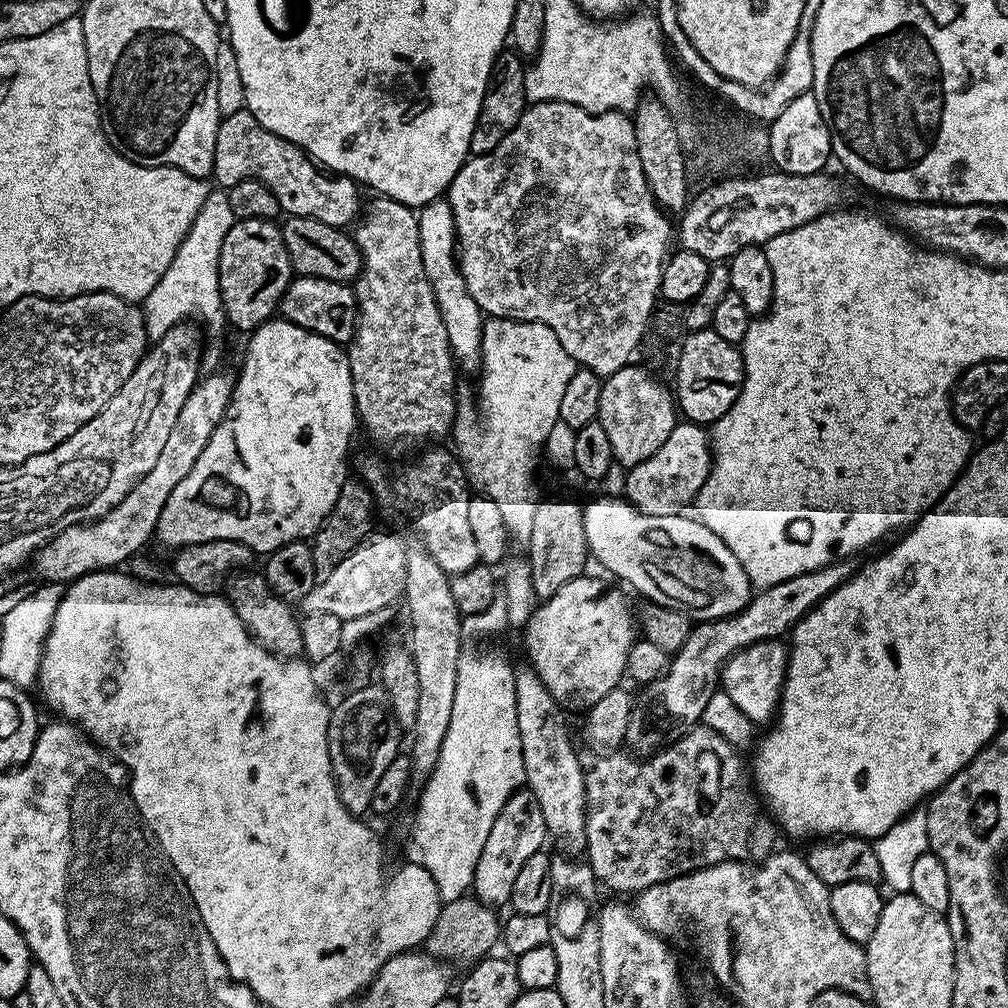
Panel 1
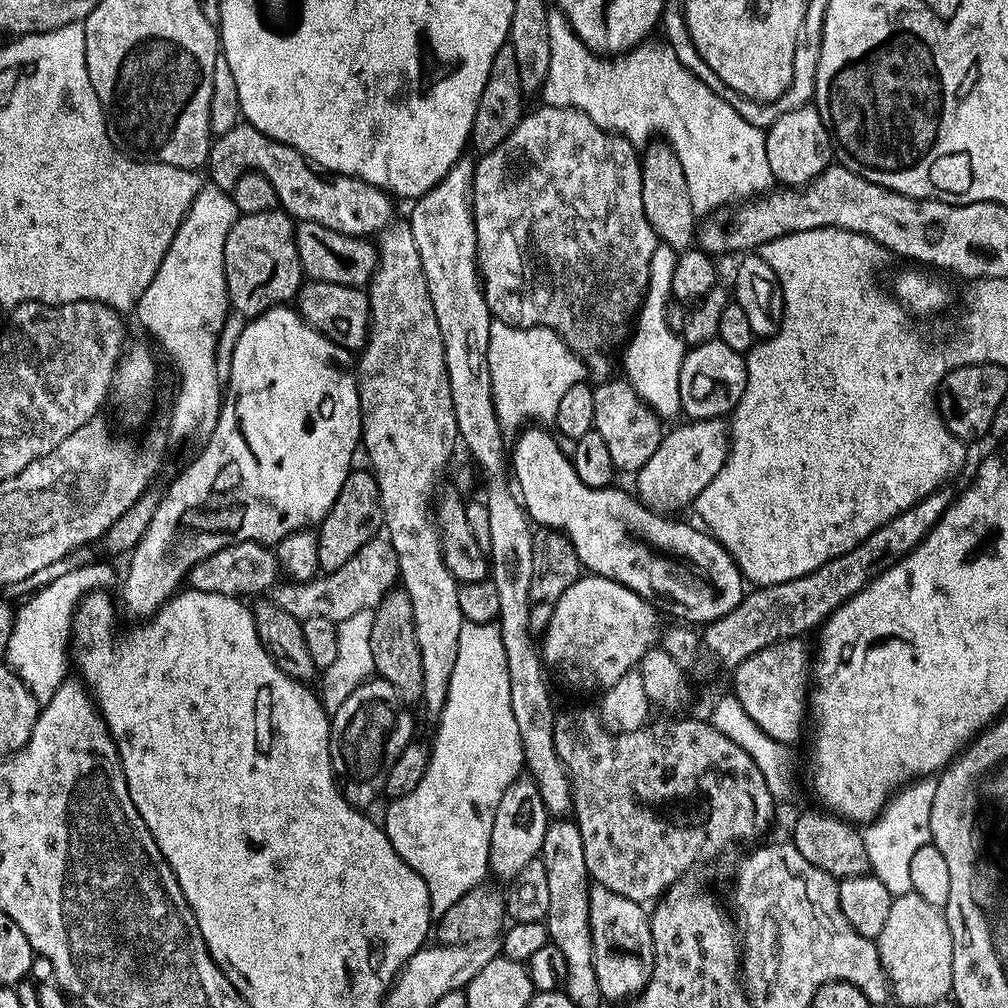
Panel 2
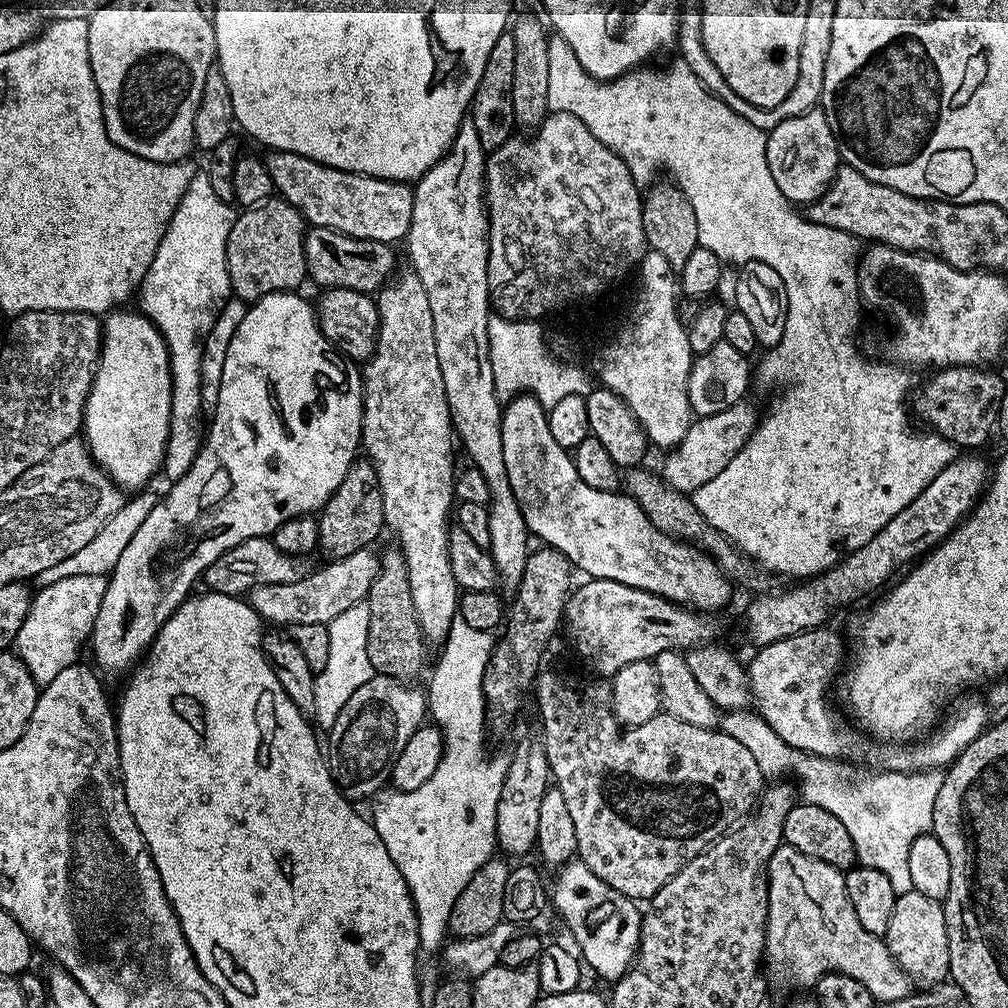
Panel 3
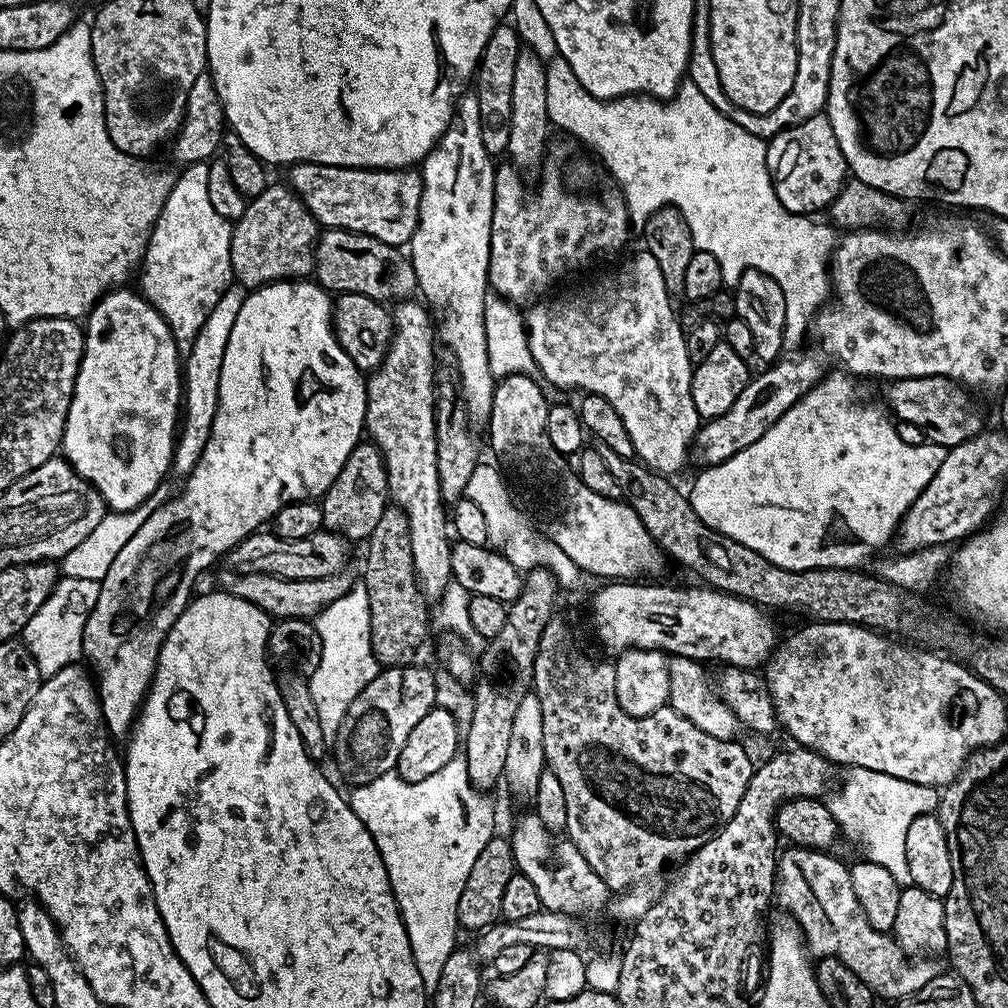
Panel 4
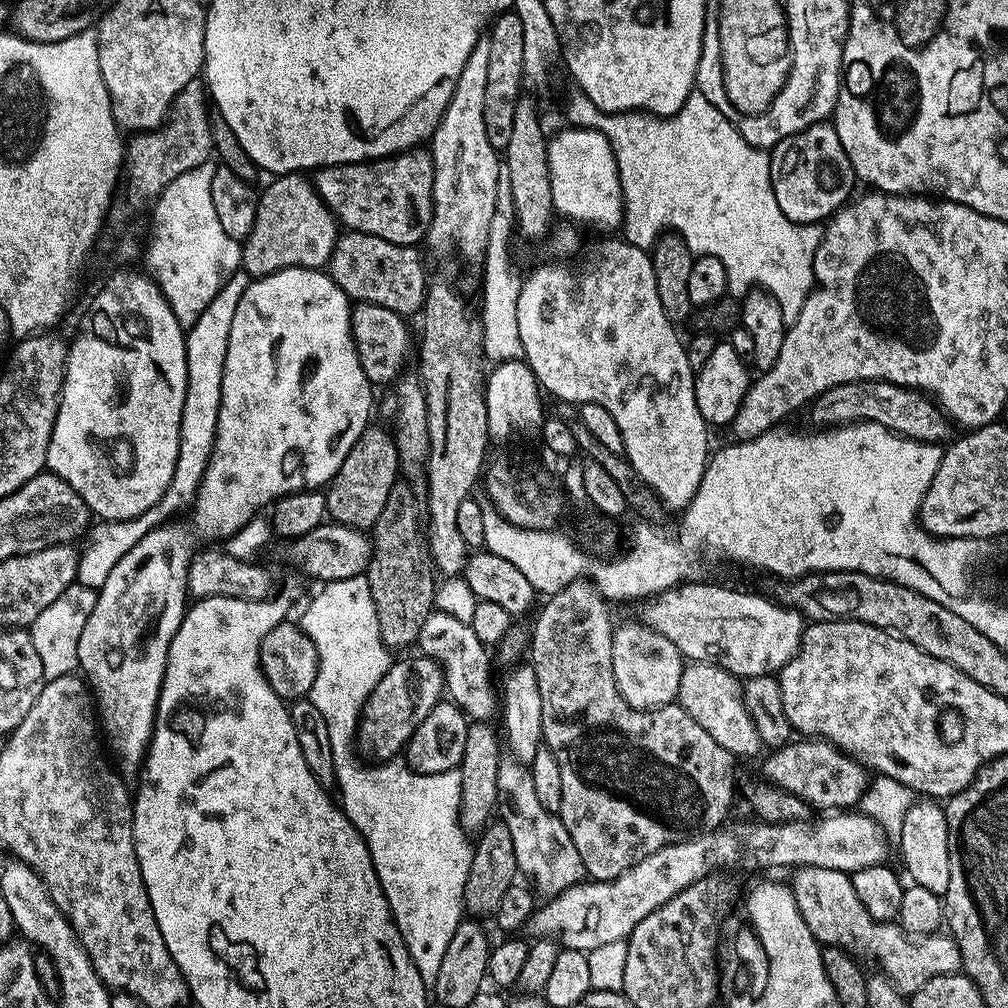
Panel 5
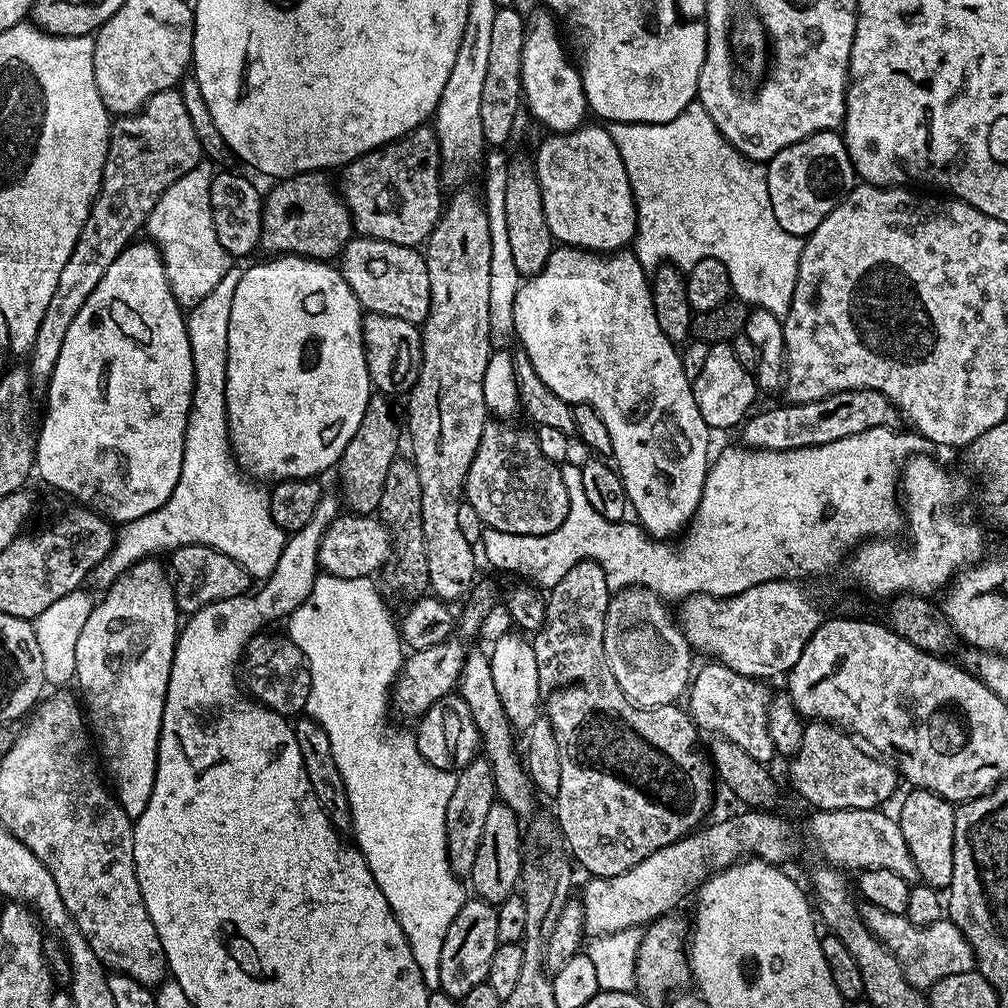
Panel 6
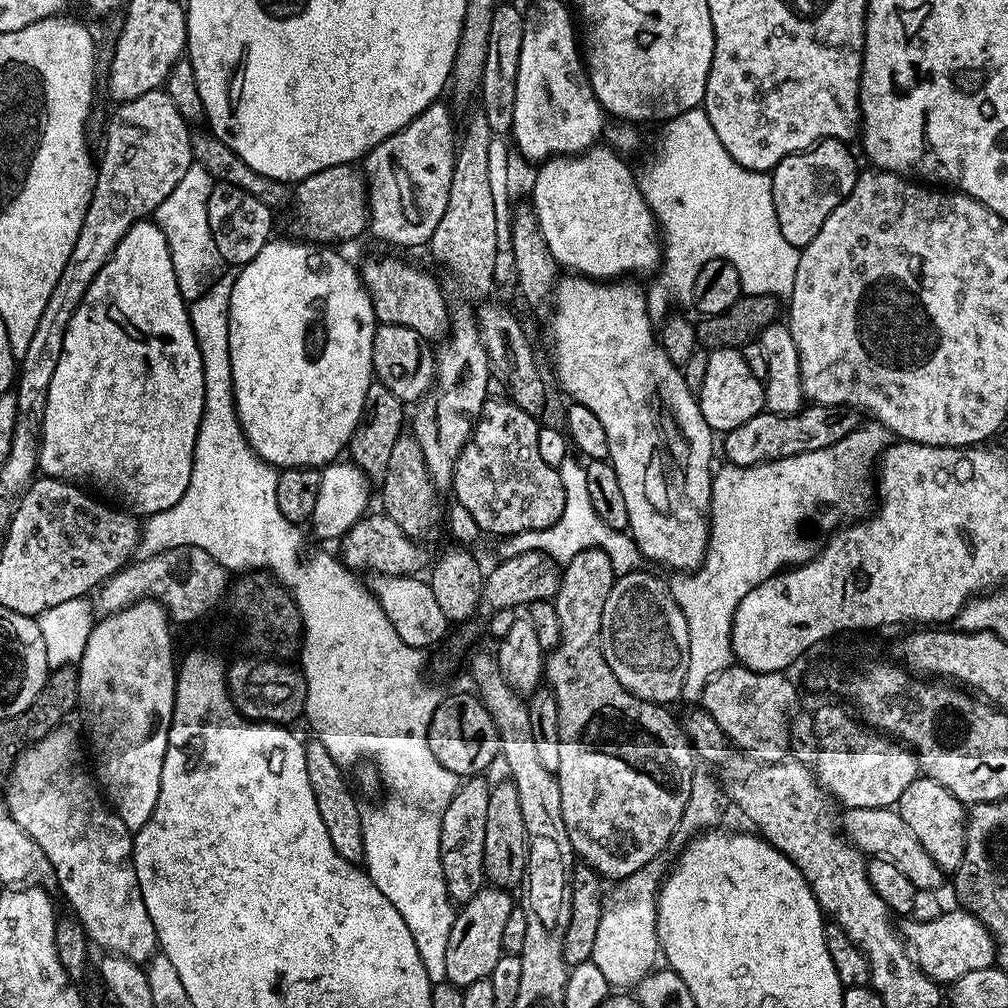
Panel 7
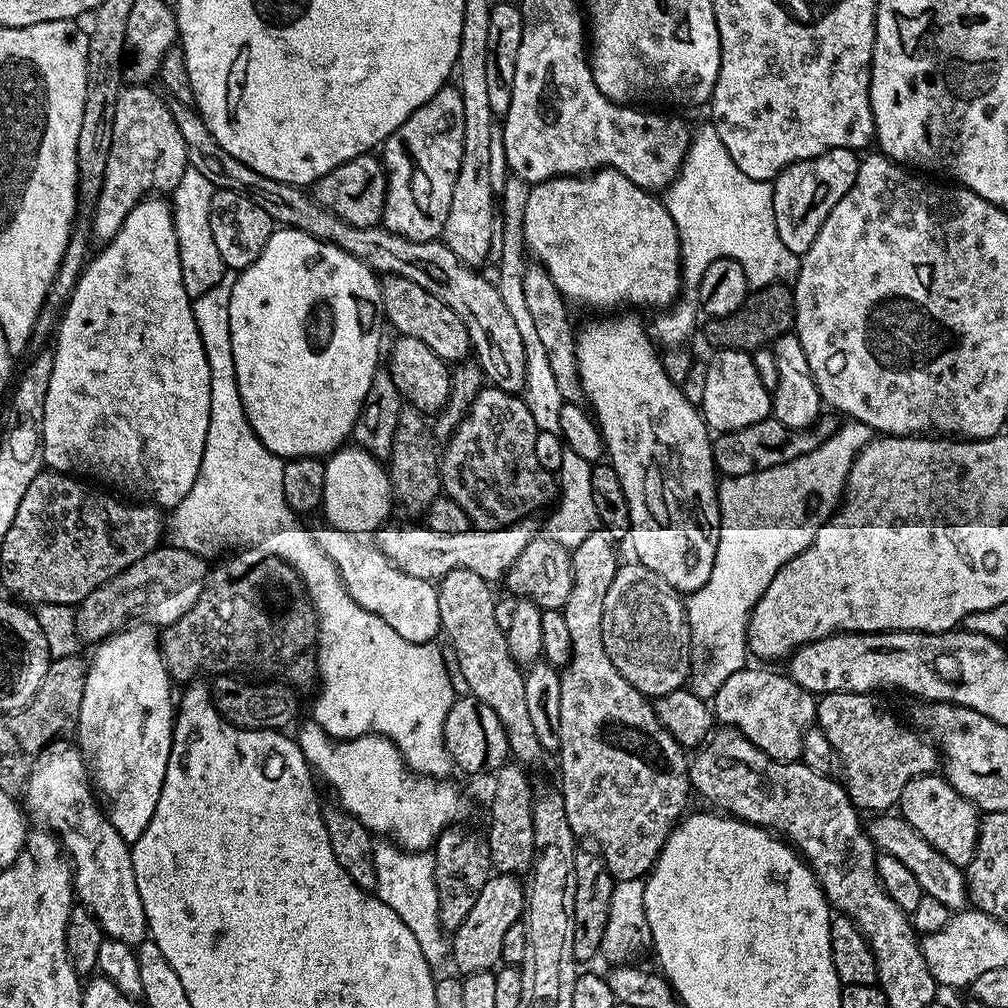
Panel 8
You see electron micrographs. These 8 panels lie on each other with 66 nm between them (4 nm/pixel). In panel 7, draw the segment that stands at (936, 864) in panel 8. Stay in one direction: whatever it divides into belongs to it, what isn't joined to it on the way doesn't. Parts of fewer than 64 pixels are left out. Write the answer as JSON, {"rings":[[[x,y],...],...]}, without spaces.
{"rings":[[[895,807],[877,808],[874,812],[867,812],[865,808],[849,809],[846,814],[846,822],[854,826],[853,839],[862,843],[862,851],[865,857],[881,860],[884,864],[889,864],[892,868],[897,868],[906,879],[909,880],[911,887],[916,890],[936,890],[939,889],[940,876],[942,870],[934,862],[934,858],[930,858],[930,854],[926,854],[926,850],[922,846],[922,842],[918,842],[918,838],[914,834],[914,830],[910,830],[910,826],[906,826],[906,822],[900,816],[899,811]]]}

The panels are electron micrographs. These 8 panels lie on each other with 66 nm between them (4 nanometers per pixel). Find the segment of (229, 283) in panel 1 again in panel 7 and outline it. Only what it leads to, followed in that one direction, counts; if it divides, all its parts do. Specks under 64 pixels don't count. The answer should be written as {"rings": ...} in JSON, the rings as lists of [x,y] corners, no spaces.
{"rings":[[[352,164],[330,166],[299,181],[294,188],[296,220],[304,227],[303,239],[320,246],[335,245],[335,240],[356,240],[369,231],[366,181]]]}

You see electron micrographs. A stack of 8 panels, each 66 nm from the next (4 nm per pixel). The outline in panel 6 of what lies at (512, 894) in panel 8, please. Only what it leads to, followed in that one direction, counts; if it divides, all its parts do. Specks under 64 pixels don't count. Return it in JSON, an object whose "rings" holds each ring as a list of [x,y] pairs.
{"rings":[[[479,898],[465,899],[458,910],[454,922],[444,935],[442,958],[440,959],[439,991],[453,998],[463,998],[474,986],[485,983],[488,979],[490,962],[498,947],[498,918],[496,908],[486,900]]]}

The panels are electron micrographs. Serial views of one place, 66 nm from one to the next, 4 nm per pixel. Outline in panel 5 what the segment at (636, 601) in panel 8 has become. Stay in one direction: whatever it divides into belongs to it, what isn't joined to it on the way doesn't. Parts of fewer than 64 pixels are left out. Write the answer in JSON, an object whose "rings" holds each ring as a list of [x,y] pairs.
{"rings":[[[646,623],[624,624],[621,628],[619,625],[612,633],[614,682],[622,698],[632,708],[651,710],[673,703],[678,694],[678,682],[682,682],[685,663],[678,646]]]}

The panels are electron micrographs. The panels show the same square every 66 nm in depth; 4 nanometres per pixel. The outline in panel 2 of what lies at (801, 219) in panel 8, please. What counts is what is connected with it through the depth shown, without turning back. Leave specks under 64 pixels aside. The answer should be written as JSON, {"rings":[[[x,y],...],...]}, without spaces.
{"rings":[[[815,106],[784,112],[766,129],[766,162],[770,162],[773,177],[781,185],[799,186],[809,184],[815,176],[822,174],[833,163],[834,149],[828,128],[822,122],[820,111]]]}

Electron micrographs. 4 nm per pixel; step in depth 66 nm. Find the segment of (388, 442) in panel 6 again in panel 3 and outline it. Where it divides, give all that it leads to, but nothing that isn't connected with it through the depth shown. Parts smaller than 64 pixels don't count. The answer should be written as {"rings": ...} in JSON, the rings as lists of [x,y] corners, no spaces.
{"rings":[[[370,462],[353,463],[352,468],[342,478],[338,490],[324,503],[318,513],[320,522],[319,551],[329,552],[329,557],[341,560],[358,550],[375,545],[380,532],[385,531],[382,494],[374,466]]]}

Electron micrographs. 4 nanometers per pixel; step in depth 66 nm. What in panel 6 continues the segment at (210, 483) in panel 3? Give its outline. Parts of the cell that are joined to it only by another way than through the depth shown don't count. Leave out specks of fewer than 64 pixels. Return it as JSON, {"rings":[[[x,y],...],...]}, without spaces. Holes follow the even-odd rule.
{"rings":[[[281,256],[279,258],[268,258],[265,264],[256,264],[253,268],[250,266],[244,268],[242,274],[242,282],[239,283],[234,293],[234,302],[231,303],[230,320],[229,320],[229,358],[226,368],[226,384],[225,384],[225,404],[228,411],[228,438],[232,445],[235,459],[238,461],[239,467],[244,470],[252,468],[251,475],[256,478],[260,476],[273,476],[273,481],[281,480],[310,480],[319,477],[319,472],[324,472],[327,468],[335,469],[340,463],[340,459],[344,457],[346,446],[350,442],[350,438],[354,438],[354,434],[358,430],[358,426],[362,426],[362,418],[364,411],[368,405],[368,399],[374,394],[372,379],[368,373],[366,366],[366,354],[364,353],[364,339],[362,338],[362,322],[365,313],[362,311],[358,298],[354,294],[354,290],[350,290],[350,286],[346,282],[346,278],[340,273],[339,267],[333,266],[331,263],[322,260],[307,260],[304,256]],[[139,560],[117,576],[103,593],[104,601],[93,607],[76,656],[74,680],[80,683],[91,735],[104,751],[104,760],[120,787],[118,799],[132,818],[144,813],[156,785],[156,751],[178,635],[174,584],[158,560]]]}

